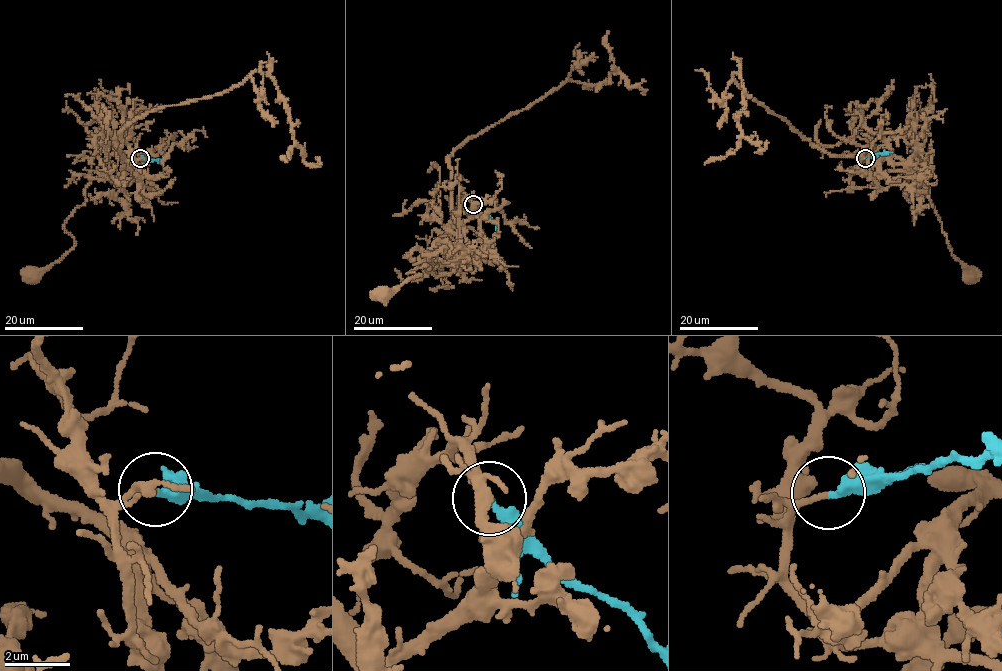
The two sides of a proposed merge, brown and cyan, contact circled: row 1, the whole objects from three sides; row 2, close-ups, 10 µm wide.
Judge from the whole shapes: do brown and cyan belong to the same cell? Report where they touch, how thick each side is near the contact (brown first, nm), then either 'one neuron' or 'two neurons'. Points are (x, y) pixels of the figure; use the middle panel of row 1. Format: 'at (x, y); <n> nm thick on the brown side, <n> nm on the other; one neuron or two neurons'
at (473, 204); 150 nm thick on the brown side, 320 nm on the other; one neuron

